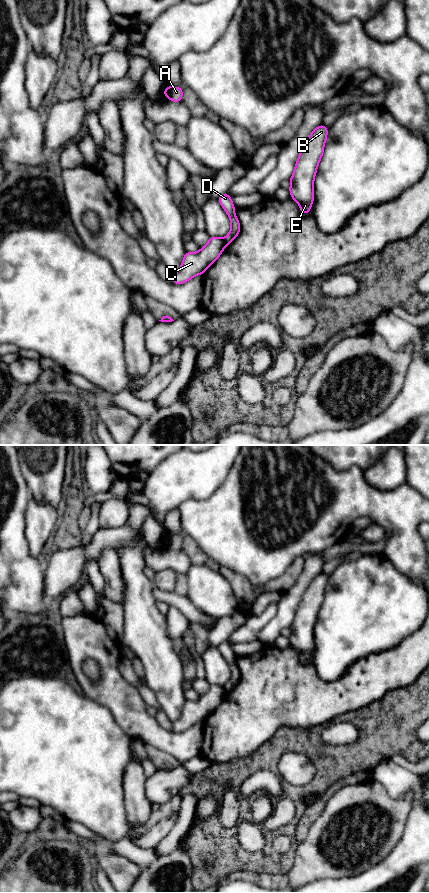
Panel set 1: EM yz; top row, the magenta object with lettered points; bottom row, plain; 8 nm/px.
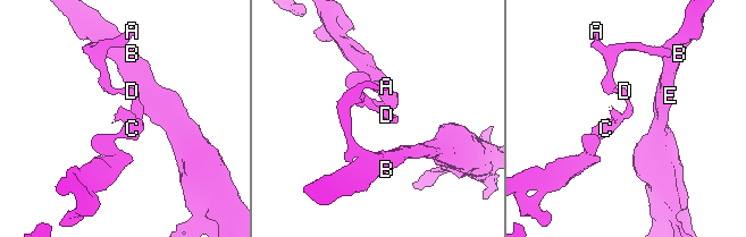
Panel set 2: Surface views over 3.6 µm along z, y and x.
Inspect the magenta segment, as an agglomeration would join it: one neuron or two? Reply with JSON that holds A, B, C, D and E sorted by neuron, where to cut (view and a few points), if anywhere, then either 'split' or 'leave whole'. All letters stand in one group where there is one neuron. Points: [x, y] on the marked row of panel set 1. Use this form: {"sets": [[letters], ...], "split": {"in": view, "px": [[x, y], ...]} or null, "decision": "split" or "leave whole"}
{"sets": [["A", "B", "D", "E"], ["C"]], "split": {"in": "yz", "px": [[222, 239], [226, 245]]}, "decision": "split"}

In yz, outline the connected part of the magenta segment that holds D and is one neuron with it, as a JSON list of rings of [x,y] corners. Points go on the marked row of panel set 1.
[[[224,193],[224,194],[220,195],[217,198],[217,200],[220,203],[220,205],[223,207],[225,212],[227,213],[227,215],[230,219],[230,222],[231,222],[230,232],[223,239],[225,245],[227,246],[232,241],[234,241],[235,238],[238,236],[240,229],[241,229],[241,225],[240,225],[238,218],[236,217],[236,215],[234,213],[235,206],[232,202],[231,196],[228,193]]]

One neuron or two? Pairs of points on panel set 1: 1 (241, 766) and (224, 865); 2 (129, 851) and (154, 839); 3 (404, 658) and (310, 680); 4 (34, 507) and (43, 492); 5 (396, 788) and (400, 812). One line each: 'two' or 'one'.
1: one
2: two
3: one
4: two
5: two

